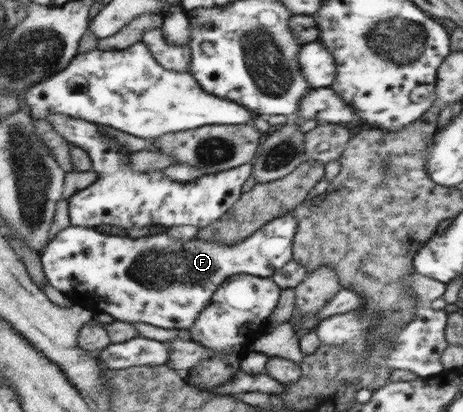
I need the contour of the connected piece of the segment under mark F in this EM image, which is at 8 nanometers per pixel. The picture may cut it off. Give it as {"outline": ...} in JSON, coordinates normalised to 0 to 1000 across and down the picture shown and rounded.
{"outline":[[[635,510],[570,544],[542,573],[512,592],[471,592],[430,583],[374,578],[359,568],[317,570],[285,580],[276,570],[238,570],[203,553],[151,546],[127,561],[86,617],[104,687],[140,714],[162,738],[205,735],[227,745],[248,777],[315,782],[326,791],[395,801],[408,796],[467,699],[497,670],[533,665],[564,675],[587,672],[596,655],[631,629],[631,597],[644,539]]]}

